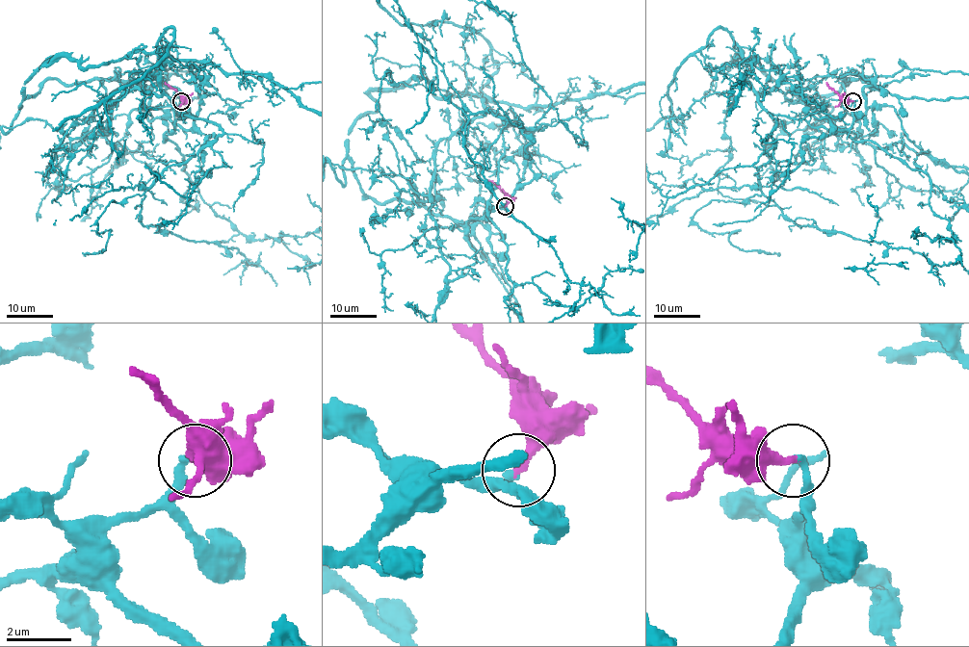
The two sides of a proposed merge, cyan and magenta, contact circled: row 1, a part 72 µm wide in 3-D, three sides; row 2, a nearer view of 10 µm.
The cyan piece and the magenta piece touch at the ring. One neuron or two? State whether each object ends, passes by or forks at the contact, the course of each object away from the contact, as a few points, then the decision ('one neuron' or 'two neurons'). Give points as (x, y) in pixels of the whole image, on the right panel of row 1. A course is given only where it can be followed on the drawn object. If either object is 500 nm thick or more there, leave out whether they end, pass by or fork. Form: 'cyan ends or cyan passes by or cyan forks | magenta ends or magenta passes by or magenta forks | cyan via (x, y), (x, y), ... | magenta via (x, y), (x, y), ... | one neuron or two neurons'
cyan ends | magenta ends | cyan via (853, 101), (837, 129), (800, 77), (759, 69), (720, 28), (668, 84), (670, 115) | magenta via (852, 101), (842, 98), (825, 82) | one neuron

